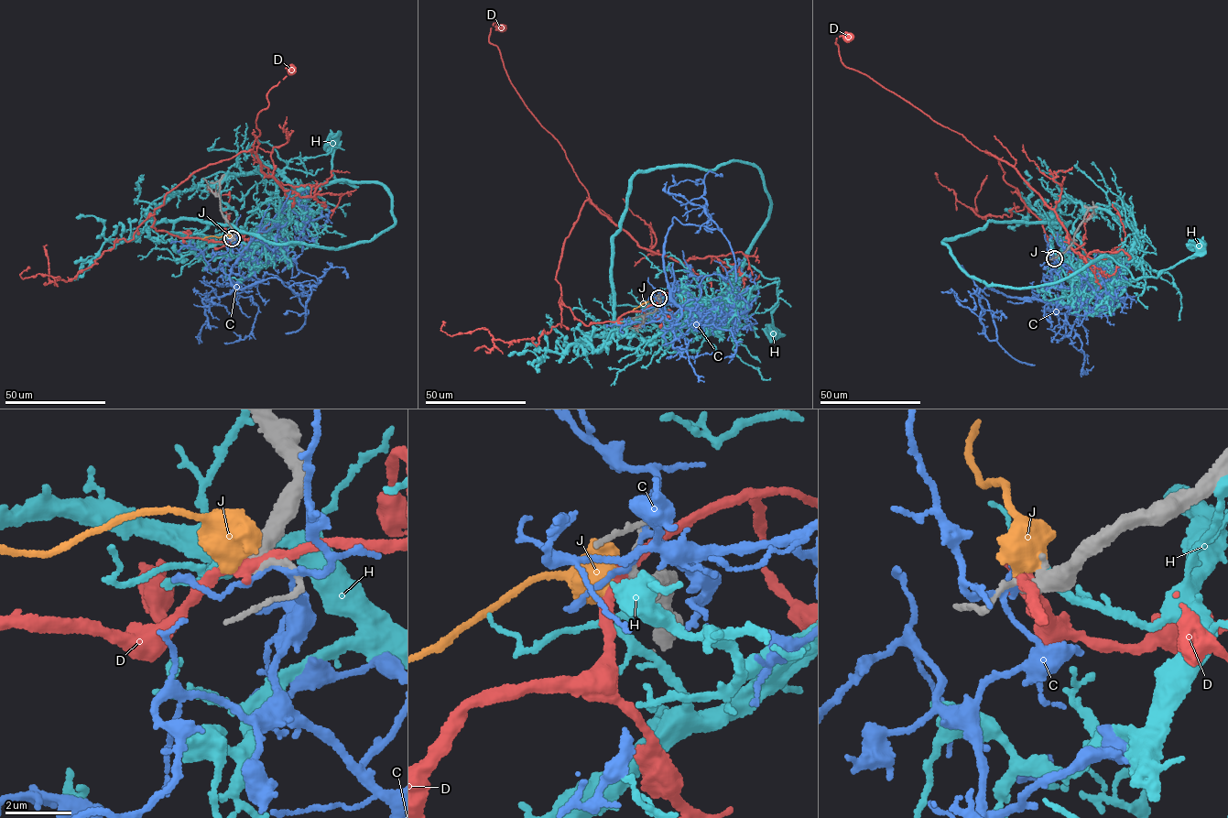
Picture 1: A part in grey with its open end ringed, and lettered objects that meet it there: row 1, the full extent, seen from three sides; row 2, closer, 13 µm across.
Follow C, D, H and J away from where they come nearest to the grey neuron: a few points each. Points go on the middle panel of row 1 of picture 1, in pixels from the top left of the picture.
C: (658, 297), (674, 300), (663, 259), (672, 217), (721, 228), (668, 191), (697, 185)
D: (657, 299), (615, 321), (587, 325), (563, 304), (555, 278), (587, 190), (488, 41), (493, 24), (501, 28)
H: (657, 299), (662, 306), (690, 294), (714, 299), (731, 291), (749, 264), (778, 278), (773, 335)
J: (657, 298), (651, 299), (628, 312)

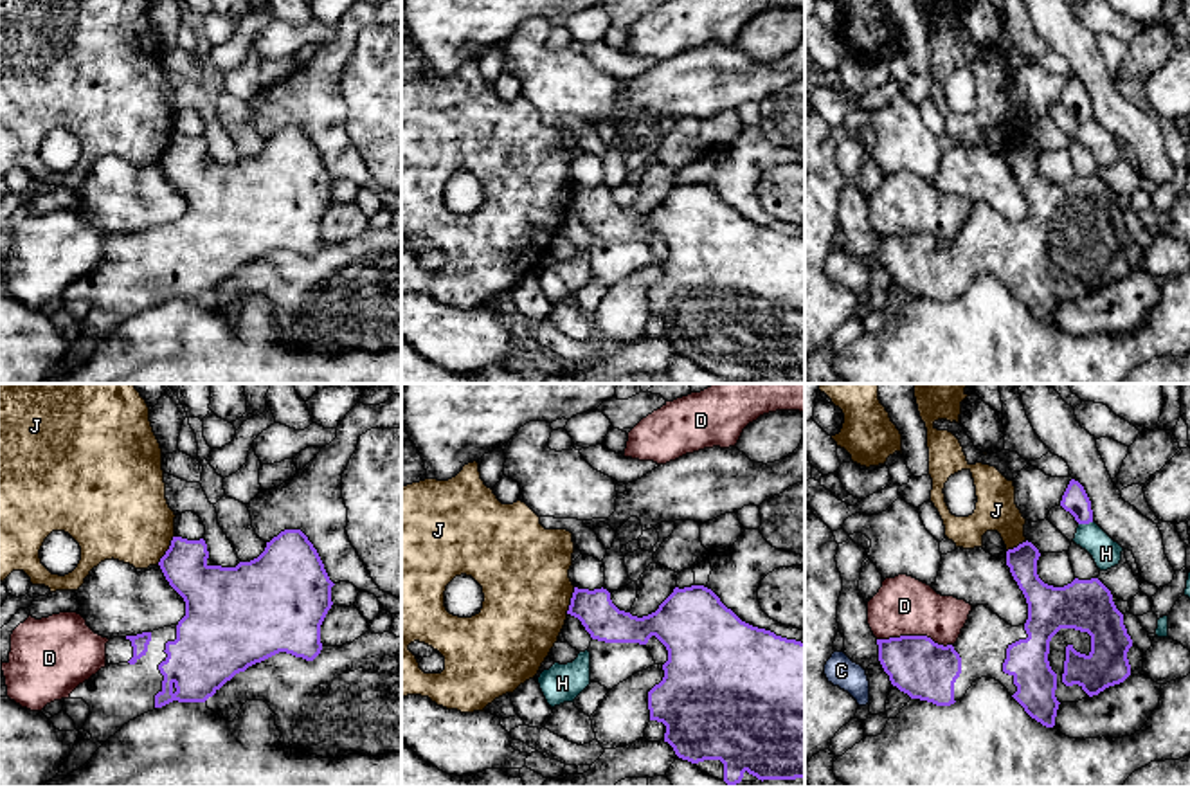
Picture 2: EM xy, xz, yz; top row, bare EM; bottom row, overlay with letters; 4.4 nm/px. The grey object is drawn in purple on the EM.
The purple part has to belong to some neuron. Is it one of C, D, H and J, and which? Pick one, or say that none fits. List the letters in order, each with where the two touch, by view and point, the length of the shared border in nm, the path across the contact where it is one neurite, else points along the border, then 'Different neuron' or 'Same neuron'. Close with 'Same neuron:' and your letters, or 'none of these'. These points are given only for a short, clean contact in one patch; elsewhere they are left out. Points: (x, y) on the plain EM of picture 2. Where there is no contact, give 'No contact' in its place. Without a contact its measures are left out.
C: No contact. Different neuron
D: Touches purple at yz (915, 233). Shared border 340 nm. Different neuron
H: Touches purple at yz (1086, 119). Shared border 70 nm. Boundary: yz (1093, 117), (1079, 121). Different neuron
J: Touches purple at xy (168, 146). Shared border 150 nm. Different neuron
Same neuron: none of these

